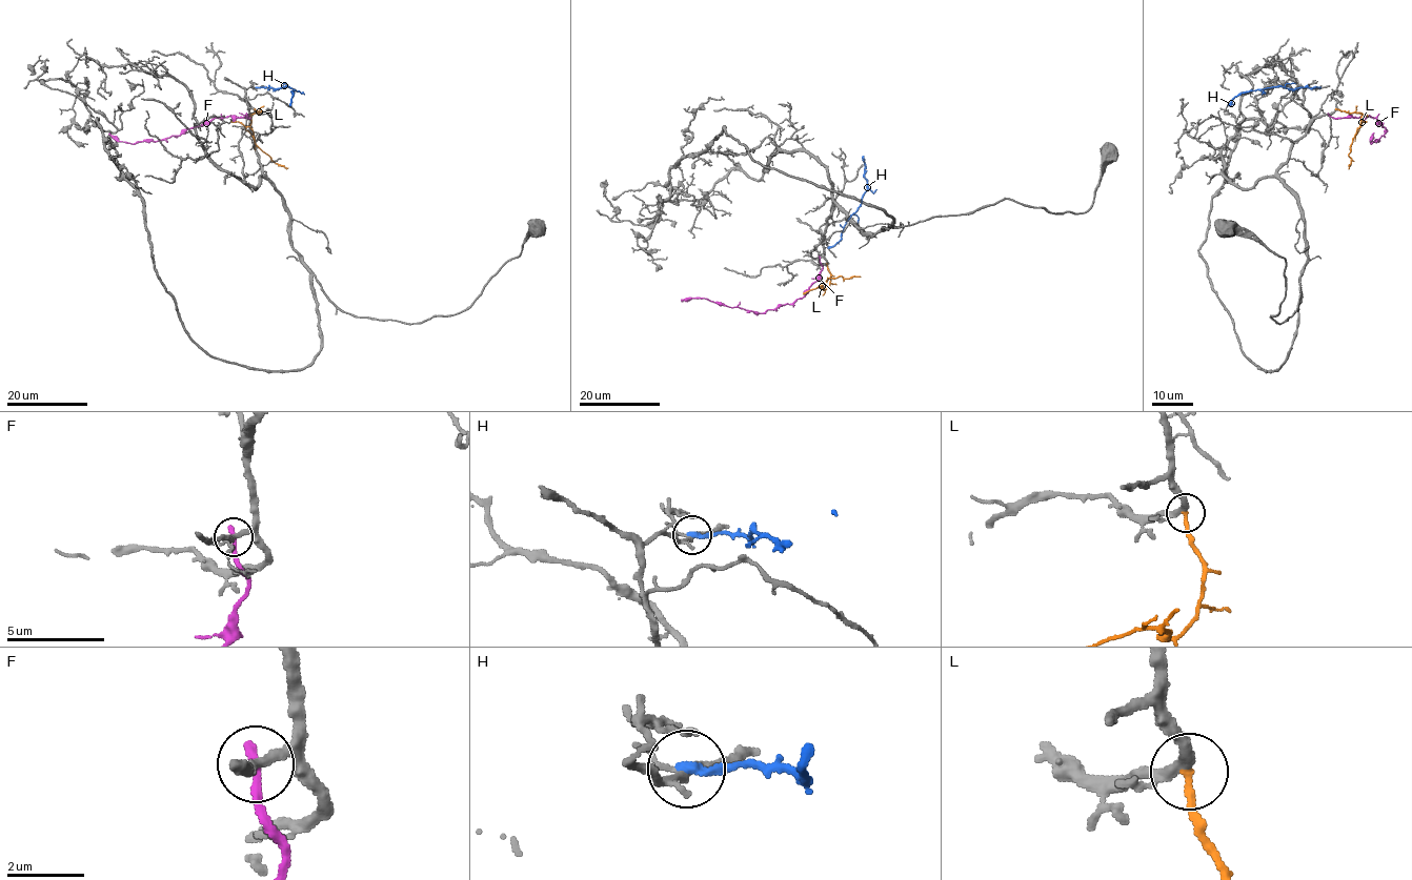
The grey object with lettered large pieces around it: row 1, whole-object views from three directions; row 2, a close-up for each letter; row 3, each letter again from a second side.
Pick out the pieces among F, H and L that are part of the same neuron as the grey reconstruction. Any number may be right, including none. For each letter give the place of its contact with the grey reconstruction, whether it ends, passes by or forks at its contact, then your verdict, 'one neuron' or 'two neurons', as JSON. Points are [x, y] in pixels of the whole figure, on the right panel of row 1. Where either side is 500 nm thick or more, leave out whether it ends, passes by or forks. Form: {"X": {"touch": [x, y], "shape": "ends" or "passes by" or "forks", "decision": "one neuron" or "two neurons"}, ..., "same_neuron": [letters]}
{"F": {"touch": [1330, 117], "shape": "ends", "decision": "two neurons"}, "H": {"touch": [1319, 87], "shape": "ends", "decision": "two neurons"}, "L": {"touch": [1336, 108], "shape": "ends", "decision": "one neuron"}, "same_neuron": ["L"]}

